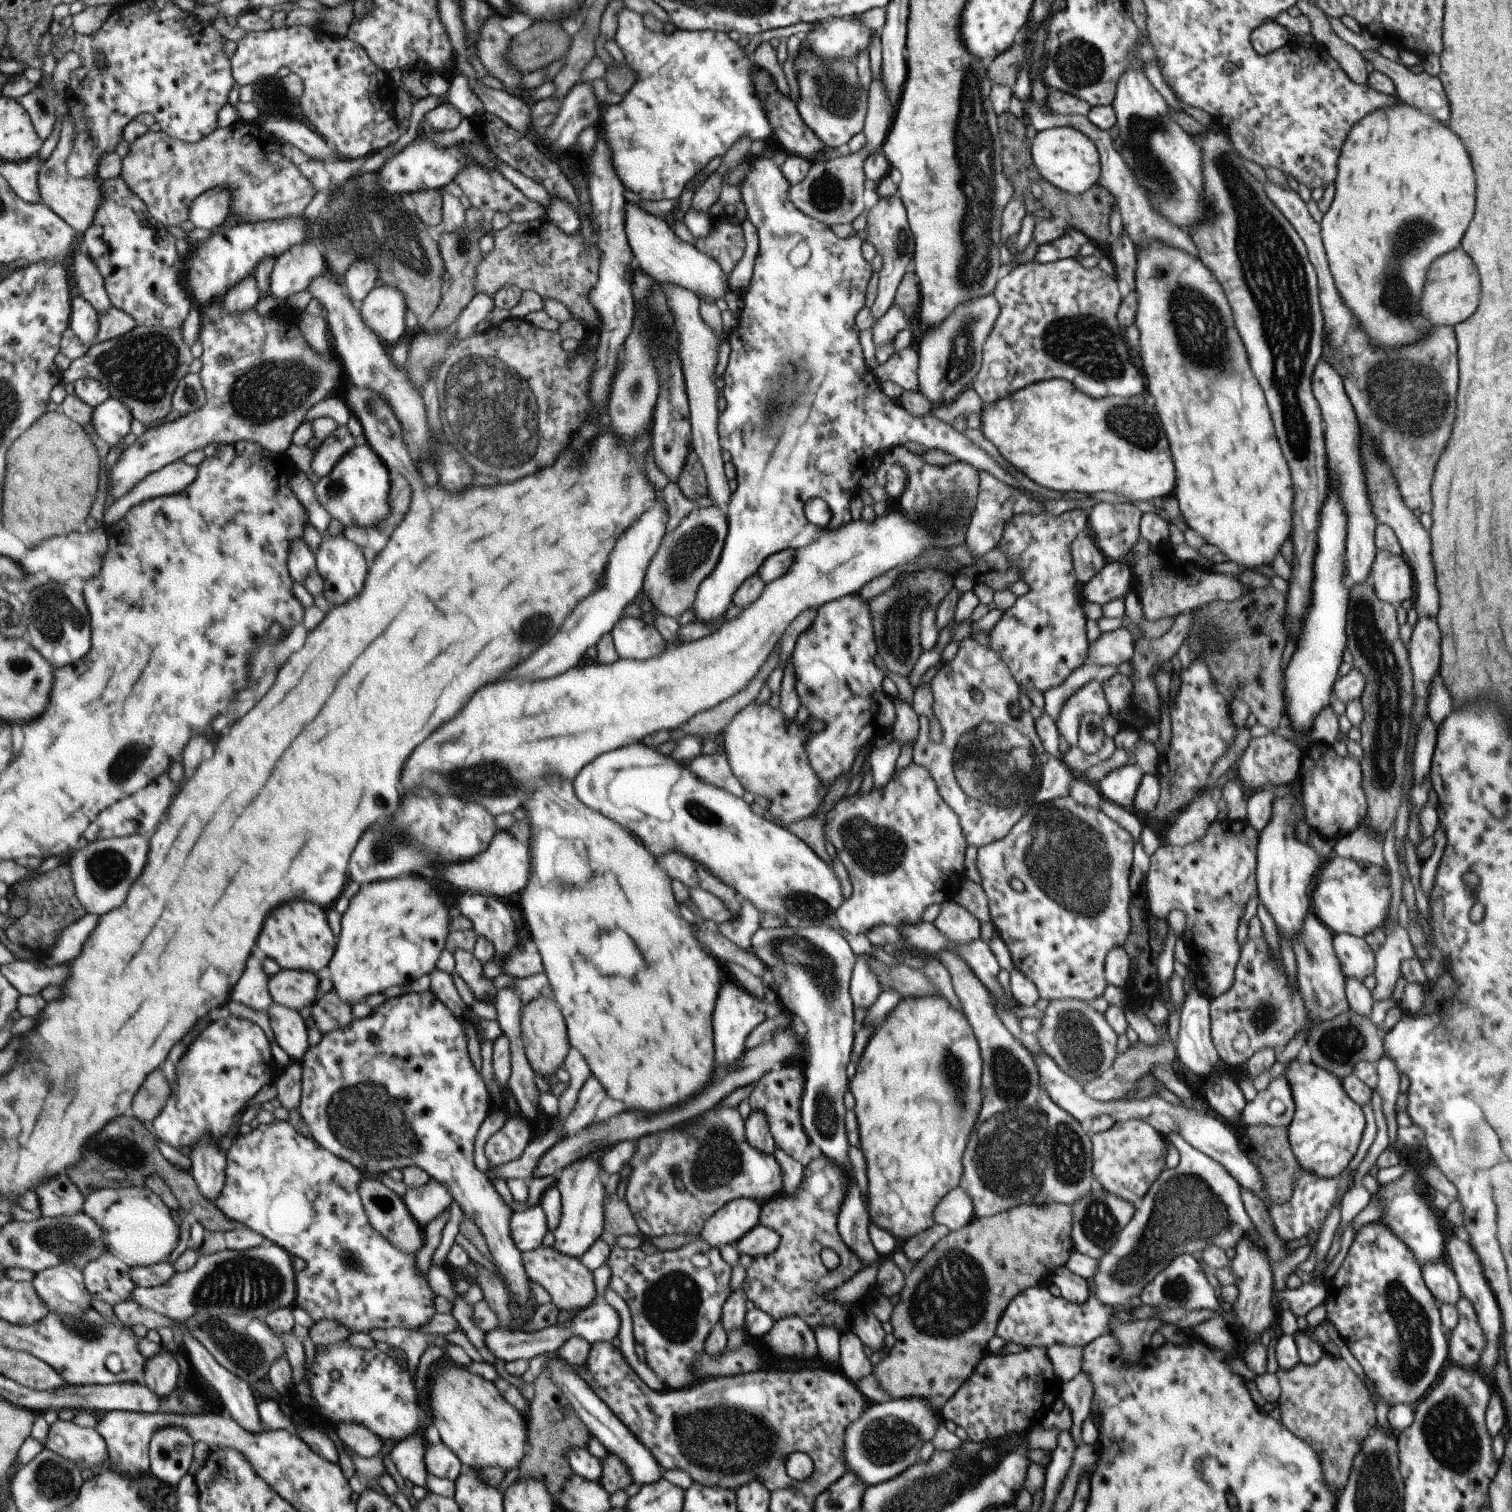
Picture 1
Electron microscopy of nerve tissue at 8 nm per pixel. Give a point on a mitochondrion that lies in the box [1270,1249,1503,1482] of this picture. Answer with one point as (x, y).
(1451, 1433)

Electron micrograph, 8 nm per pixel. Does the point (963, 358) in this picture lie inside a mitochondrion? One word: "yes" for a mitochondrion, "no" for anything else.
yes

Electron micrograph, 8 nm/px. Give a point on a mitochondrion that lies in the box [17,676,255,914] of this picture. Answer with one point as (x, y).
(104, 865)

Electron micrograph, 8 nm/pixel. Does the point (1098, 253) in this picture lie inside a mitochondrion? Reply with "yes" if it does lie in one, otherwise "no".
no

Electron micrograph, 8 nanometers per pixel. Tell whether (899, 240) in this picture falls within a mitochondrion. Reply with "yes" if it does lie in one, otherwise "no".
yes

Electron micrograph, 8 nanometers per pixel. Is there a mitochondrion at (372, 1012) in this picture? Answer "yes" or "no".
no

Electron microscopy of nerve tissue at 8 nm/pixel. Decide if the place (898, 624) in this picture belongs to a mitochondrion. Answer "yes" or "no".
yes

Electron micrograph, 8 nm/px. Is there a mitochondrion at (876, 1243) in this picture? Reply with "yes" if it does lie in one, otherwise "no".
no

